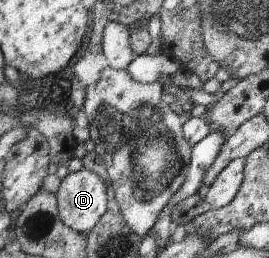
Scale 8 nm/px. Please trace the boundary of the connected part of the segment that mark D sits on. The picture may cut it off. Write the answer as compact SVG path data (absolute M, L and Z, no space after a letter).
M92 169L69 174L57 197L62 220L89 235L109 211L110 179Z

